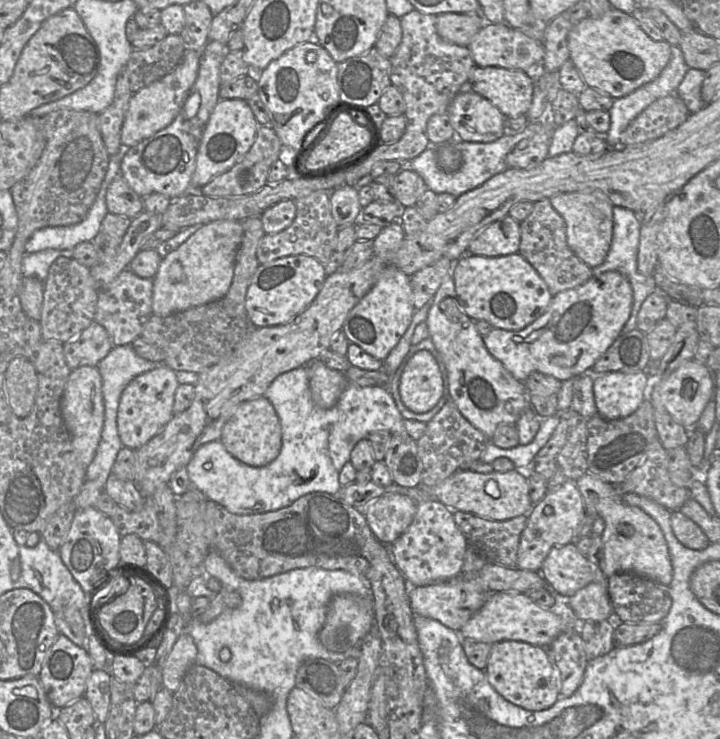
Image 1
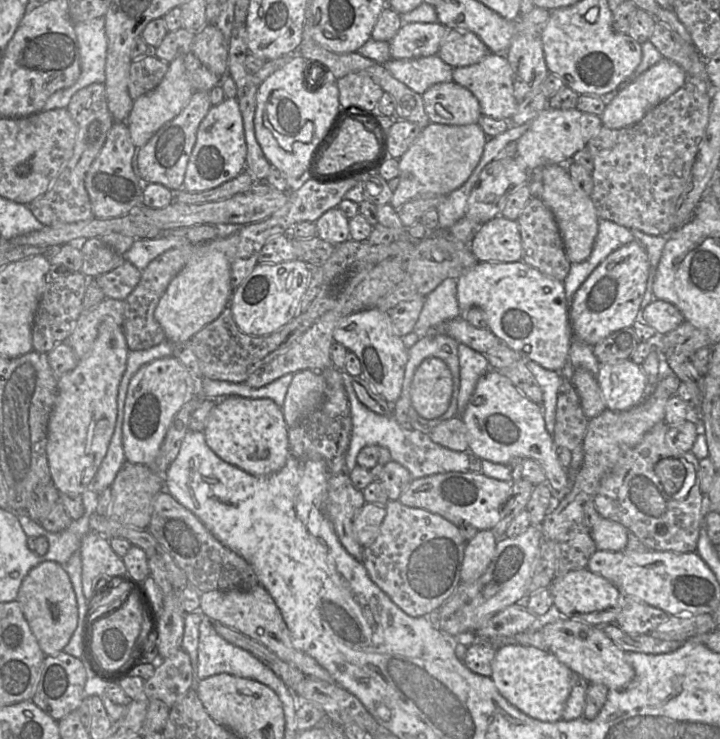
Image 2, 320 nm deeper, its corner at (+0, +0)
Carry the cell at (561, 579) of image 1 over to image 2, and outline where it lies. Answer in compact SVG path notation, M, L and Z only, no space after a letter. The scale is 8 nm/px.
M588 568L570 571L563 576L555 577L549 590L554 606L564 618L581 620L594 626L615 623L622 608L622 595L616 586Z

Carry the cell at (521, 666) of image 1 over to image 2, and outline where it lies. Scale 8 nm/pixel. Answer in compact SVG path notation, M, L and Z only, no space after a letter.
M506 644L497 649L491 669L490 678L498 692L520 712L543 722L563 720L572 674L576 673L551 652L530 645Z

